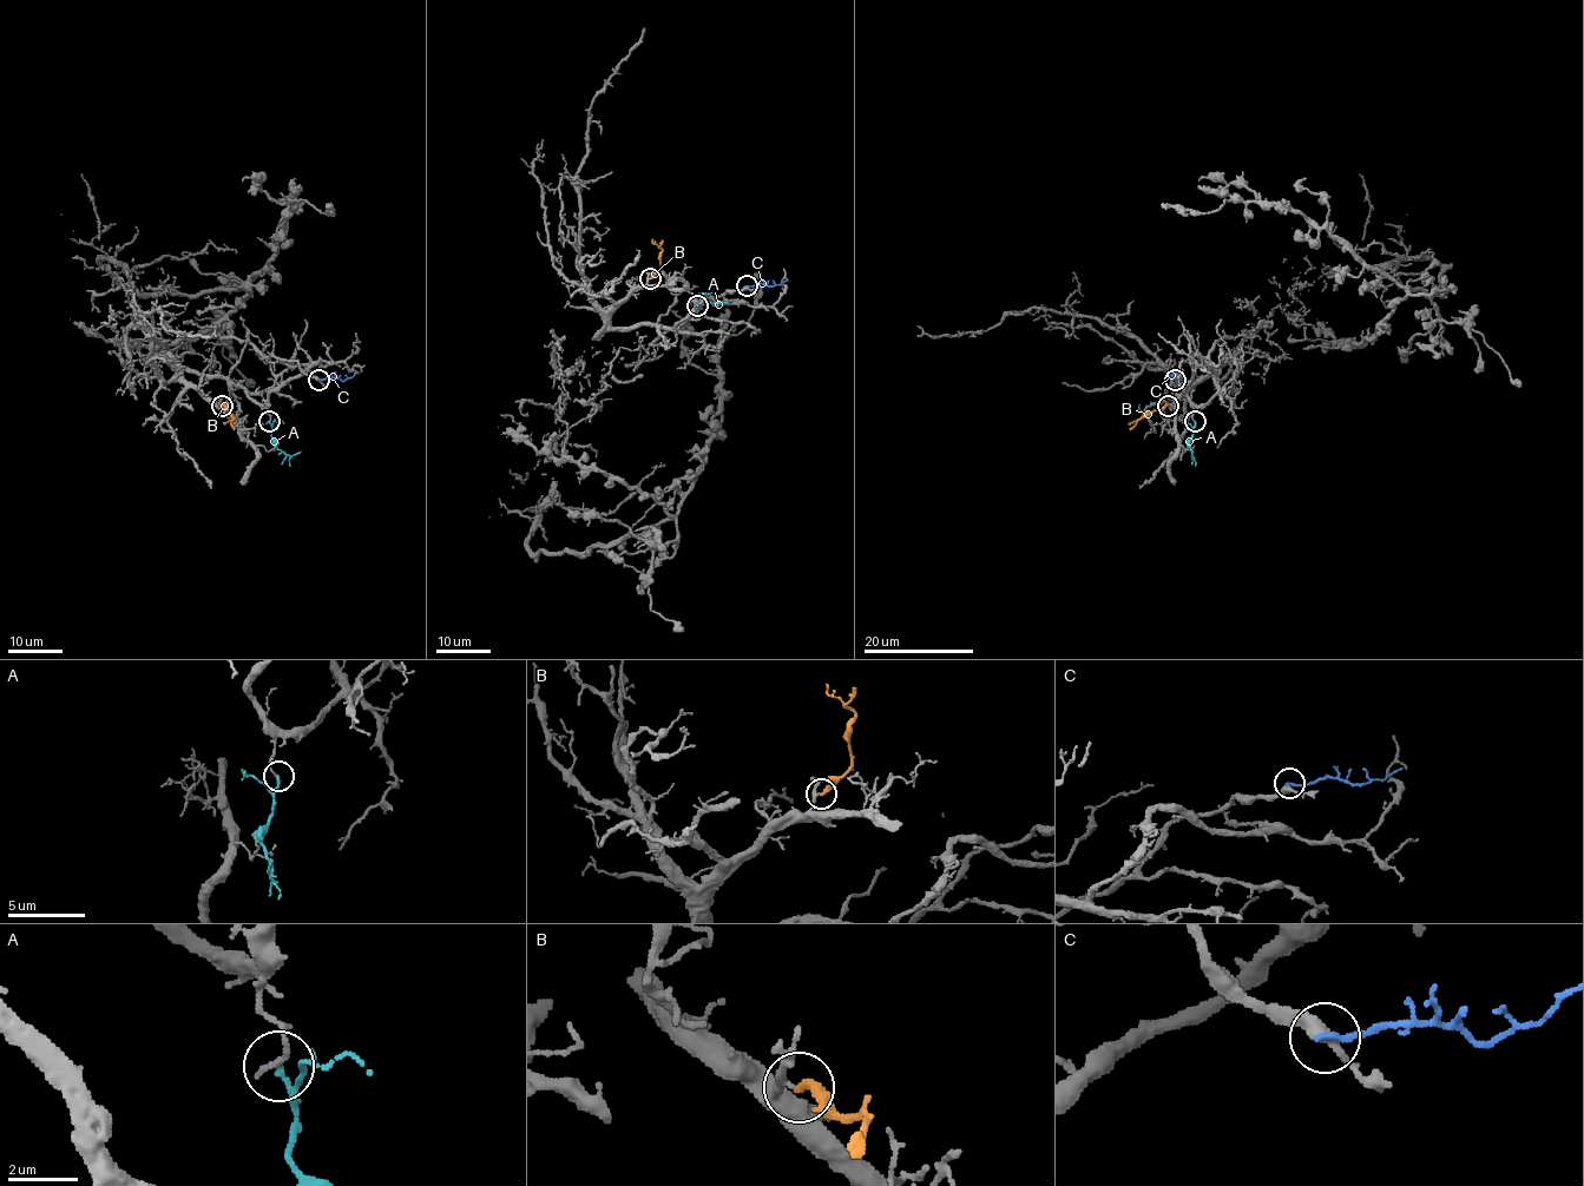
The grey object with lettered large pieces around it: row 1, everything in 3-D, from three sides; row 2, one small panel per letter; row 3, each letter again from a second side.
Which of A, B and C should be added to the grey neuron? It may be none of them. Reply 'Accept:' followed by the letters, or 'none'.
Accept: none

